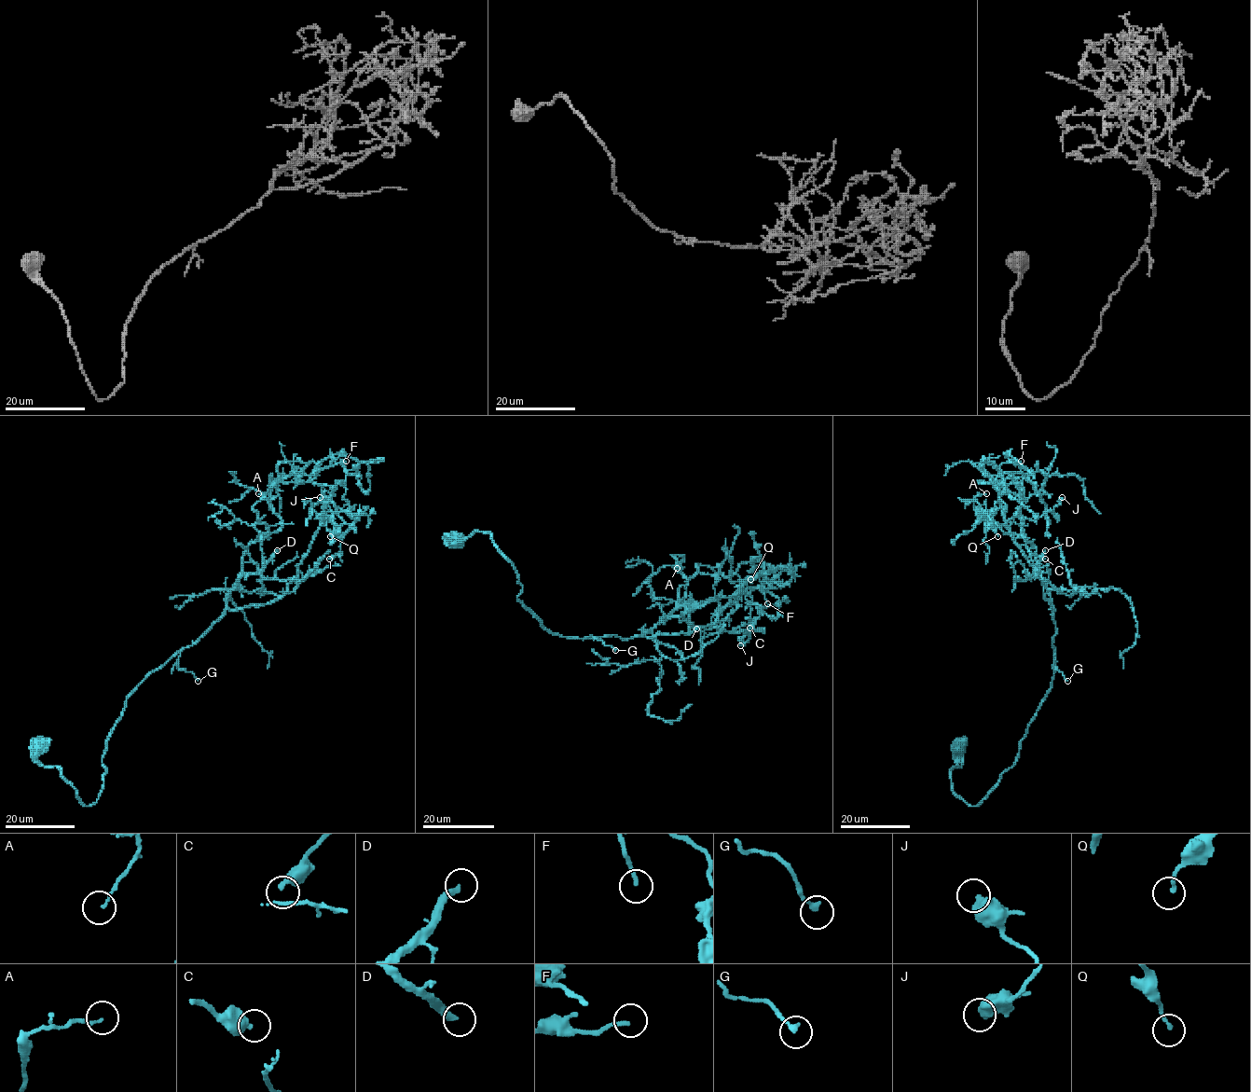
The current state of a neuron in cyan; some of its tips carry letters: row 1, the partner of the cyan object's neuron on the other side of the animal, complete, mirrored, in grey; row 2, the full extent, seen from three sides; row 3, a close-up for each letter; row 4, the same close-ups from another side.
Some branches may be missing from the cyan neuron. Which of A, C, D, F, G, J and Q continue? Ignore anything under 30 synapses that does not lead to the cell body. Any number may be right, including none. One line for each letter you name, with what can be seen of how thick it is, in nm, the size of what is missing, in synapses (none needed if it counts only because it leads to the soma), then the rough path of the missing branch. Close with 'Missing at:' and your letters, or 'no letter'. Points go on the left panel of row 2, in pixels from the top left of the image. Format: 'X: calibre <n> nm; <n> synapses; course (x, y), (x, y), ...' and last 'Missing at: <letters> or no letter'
D: calibre 280 nm; 190 synapses; course (277, 550), (282, 541), (295, 542), (303, 532), (324, 533), (357, 554), (364, 560), (366, 573), (379, 585)
Missing at: D

